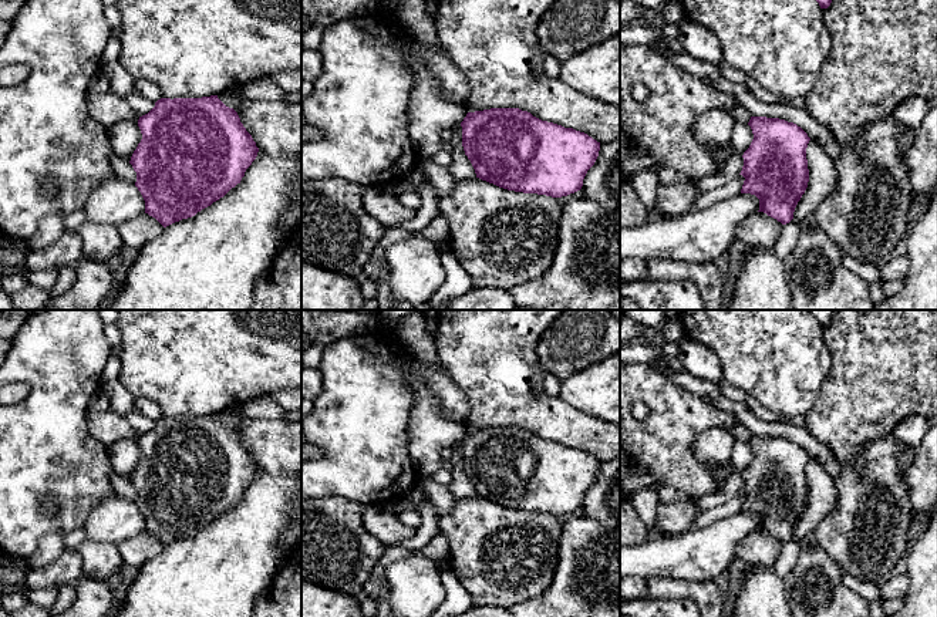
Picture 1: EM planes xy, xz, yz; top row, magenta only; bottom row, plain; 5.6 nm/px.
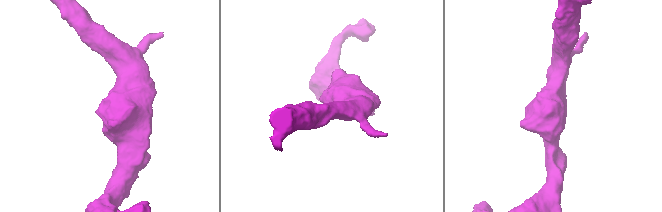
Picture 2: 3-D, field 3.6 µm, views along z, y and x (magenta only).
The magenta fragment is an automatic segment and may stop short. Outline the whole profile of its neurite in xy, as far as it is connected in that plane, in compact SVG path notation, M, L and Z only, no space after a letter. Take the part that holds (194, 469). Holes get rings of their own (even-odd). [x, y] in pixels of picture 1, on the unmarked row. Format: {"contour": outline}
{"contour": "M218 414L202 417L161 417L155 425L139 435L142 458L129 482L136 490L135 505L145 519L145 532L155 536L164 546L195 535L202 527L223 516L240 502L246 488L256 478L259 466L246 449L237 431L226 425Z"}

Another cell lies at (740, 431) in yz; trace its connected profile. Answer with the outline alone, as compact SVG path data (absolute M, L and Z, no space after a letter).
M737 421L728 431L732 434L735 441L748 442L751 435L752 435L751 431L744 424L741 424L739 421Z

